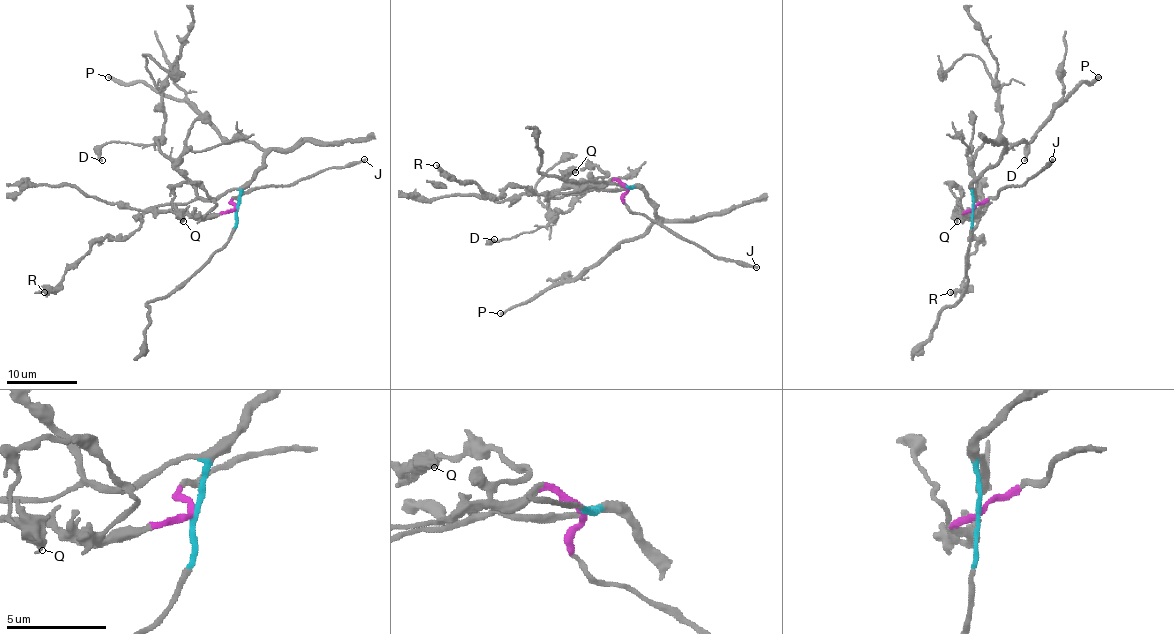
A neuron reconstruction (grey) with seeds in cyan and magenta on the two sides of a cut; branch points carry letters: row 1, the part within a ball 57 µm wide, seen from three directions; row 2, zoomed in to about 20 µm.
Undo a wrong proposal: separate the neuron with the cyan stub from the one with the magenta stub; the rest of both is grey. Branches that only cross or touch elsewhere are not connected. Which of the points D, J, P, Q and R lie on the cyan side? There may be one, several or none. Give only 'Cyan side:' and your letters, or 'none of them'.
Cyan side: D, P

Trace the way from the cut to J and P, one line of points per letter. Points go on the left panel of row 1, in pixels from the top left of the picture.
J: (236, 208), (231, 201), (243, 193), (266, 186), (285, 186), (324, 169), (345, 167), (365, 158)
P: (236, 208), (240, 192), (263, 165), (263, 151), (245, 141), (227, 142), (185, 102), (143, 82), (107, 77)

